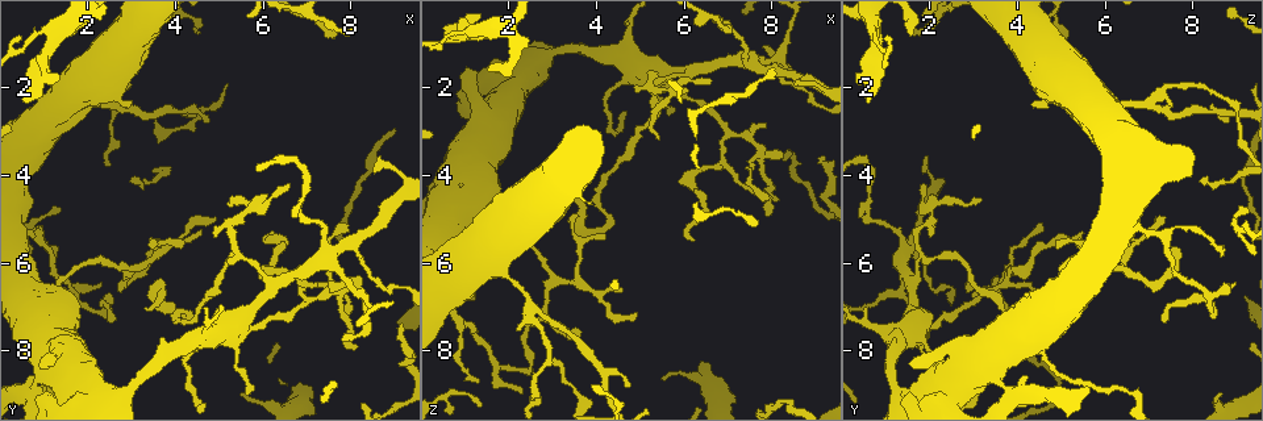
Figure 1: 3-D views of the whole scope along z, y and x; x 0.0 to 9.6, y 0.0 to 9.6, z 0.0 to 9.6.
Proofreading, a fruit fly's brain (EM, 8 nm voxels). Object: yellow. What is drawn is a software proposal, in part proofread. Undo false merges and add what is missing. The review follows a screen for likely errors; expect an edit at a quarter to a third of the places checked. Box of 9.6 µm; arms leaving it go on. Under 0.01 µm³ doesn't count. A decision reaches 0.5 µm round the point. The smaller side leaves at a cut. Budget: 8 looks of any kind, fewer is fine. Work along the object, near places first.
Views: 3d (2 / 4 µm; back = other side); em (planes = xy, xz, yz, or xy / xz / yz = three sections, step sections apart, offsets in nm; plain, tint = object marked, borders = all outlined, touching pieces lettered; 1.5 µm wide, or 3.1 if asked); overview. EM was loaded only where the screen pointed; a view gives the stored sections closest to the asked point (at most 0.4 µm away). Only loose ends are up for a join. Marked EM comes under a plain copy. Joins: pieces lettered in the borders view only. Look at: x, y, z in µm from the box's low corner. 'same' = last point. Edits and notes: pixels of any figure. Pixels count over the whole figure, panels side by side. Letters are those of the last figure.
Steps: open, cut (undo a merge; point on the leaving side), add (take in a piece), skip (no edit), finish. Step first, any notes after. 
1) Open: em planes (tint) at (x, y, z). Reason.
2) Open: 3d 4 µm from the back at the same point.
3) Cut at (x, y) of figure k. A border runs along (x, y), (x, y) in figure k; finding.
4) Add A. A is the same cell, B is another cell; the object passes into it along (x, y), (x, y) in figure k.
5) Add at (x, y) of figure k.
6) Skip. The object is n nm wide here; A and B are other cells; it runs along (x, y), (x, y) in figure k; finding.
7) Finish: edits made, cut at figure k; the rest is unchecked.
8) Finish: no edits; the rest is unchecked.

Open: em planes (borders) at (3.60, 5.65, 7.45). An open end.

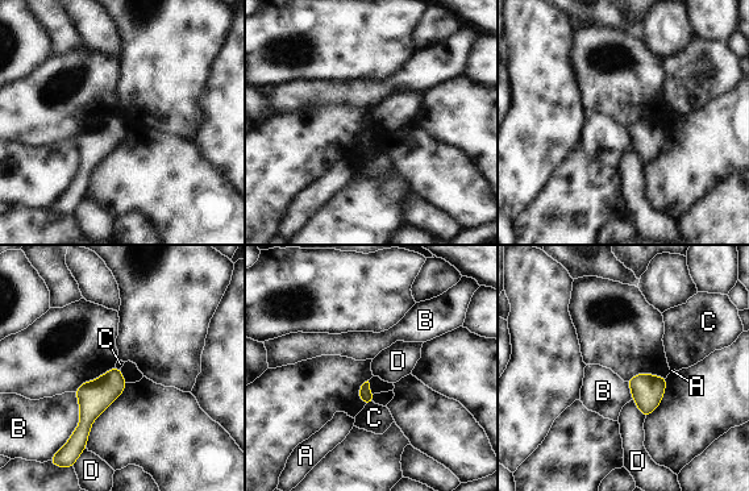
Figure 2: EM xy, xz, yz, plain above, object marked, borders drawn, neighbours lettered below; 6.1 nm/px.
Skip. A, B, C and D are other cells; none of them fits.

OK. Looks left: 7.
Open: 3d 2 µm at (5.55, 5.90, 1.75). Abrupt turn.

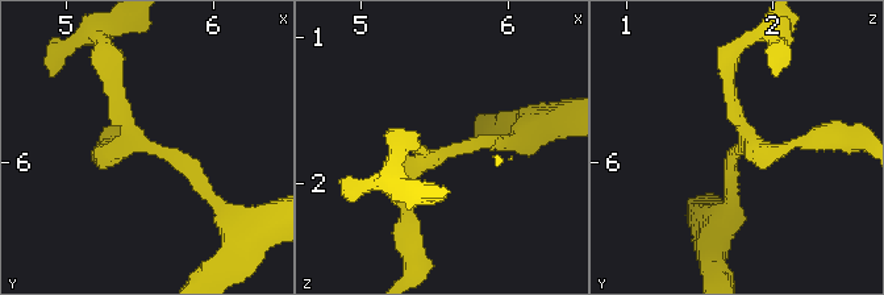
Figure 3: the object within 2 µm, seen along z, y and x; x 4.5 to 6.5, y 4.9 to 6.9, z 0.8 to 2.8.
Open: em planes (borders) at (5.52, 5.88, 1.80). 3 arms meet here; shape alone is not enough.

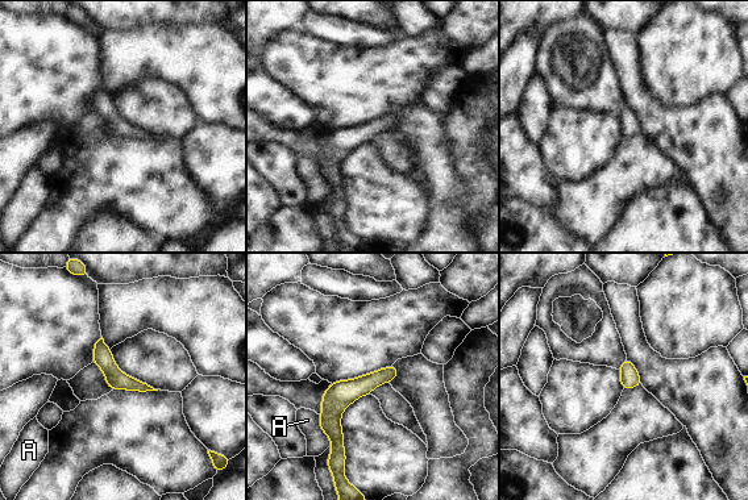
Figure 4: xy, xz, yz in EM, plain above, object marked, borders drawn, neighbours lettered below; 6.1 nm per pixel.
Skip. A is another cell; continuous, no second neuron.

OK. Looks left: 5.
Open: 3d 4 µm from the back at (6.90, 4.95, 0.60). Sharp bend.

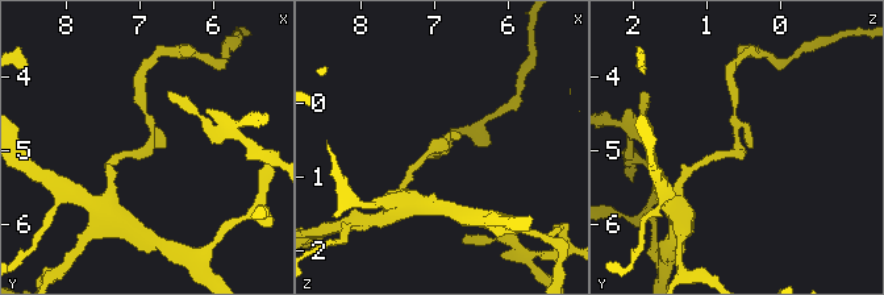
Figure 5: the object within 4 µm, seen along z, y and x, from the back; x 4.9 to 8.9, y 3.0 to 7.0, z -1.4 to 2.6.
Open: em planes (borders) at (6.85, 4.95, 0.65).

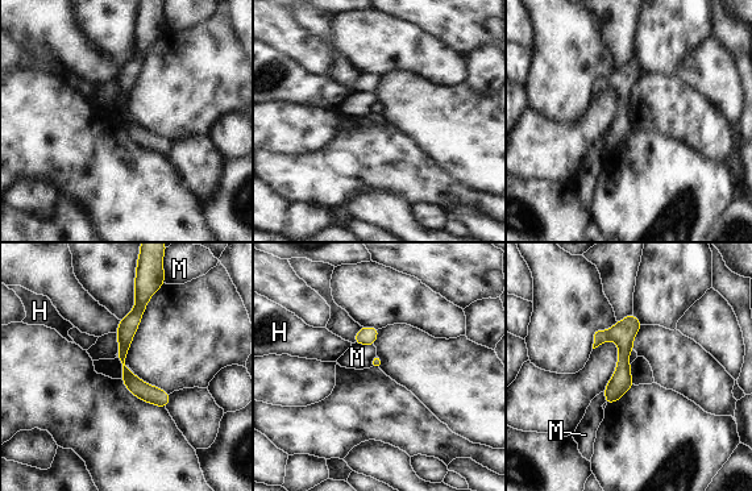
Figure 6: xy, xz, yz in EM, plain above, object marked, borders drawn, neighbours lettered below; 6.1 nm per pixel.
Skip. The object is 110 nm wide here; H and M are other cells; one neuron here.

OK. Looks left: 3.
Finish: no edits; the rest is unchecked.

